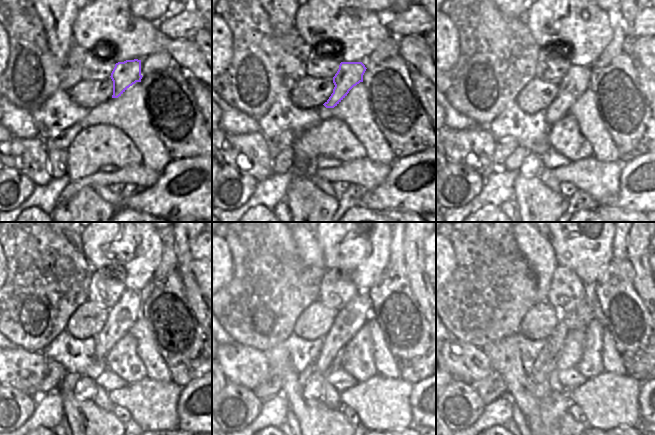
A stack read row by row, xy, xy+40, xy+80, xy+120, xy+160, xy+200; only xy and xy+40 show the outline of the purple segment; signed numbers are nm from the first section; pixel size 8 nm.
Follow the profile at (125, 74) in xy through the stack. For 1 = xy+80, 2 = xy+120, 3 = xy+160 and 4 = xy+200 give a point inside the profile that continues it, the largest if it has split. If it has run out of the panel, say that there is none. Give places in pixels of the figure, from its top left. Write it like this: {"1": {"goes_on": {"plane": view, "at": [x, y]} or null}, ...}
{"1": {"goes_on": {"plane": "xy+80", "at": [576, 81]}}, "2": {"goes_on": {"plane": "xy+120", "at": [122, 315]}}, "3": {"goes_on": {"plane": "xy+160", "at": [348, 320]}}, "4": {"goes_on": {"plane": "xy+200", "at": [579, 318]}}}

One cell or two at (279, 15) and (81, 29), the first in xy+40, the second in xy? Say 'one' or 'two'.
two

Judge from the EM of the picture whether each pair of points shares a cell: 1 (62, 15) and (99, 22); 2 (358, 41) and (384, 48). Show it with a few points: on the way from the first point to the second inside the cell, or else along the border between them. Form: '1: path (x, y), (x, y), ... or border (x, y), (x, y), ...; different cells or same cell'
1: border (78, 10), (71, 27), (72, 40); different cells
2: border (389, 34), (360, 61); different cells

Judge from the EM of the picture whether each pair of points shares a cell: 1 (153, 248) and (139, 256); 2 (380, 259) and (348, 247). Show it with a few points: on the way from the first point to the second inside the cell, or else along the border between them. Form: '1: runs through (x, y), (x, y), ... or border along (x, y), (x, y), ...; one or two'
1: runs through (150, 248), (147, 248), (142, 253); one
2: runs through (372, 259), (366, 259), (356, 249); one

